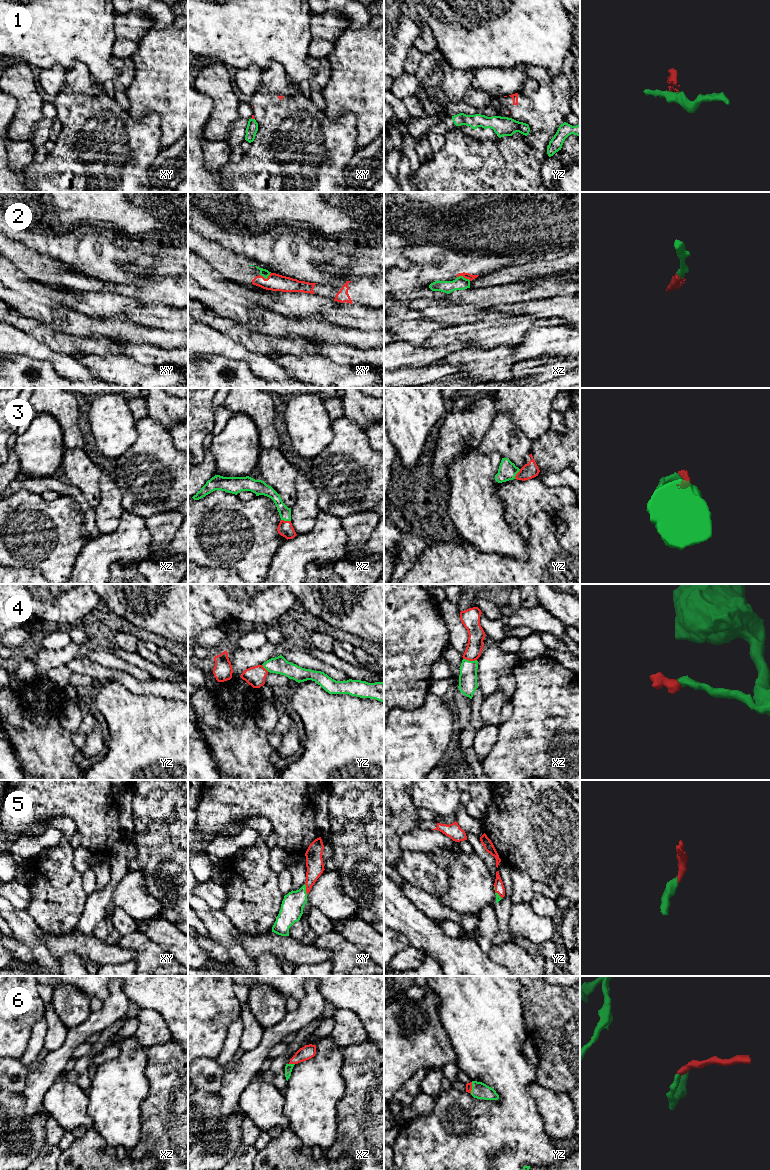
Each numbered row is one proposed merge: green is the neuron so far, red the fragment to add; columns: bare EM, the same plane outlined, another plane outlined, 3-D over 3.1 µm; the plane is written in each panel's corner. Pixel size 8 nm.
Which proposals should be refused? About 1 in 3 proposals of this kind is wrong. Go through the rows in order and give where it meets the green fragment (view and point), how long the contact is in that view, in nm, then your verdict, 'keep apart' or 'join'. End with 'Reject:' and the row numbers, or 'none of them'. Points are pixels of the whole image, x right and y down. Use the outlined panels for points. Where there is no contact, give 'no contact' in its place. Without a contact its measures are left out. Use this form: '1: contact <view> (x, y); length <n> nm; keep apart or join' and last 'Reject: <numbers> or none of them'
1: contact xy (253, 119); length 30 nm; keep apart
2: contact xz (463, 277); length 120 nm; join
3: contact xz (286, 520); length 80 nm; join
4: contact xz (470, 661); length 110 nm; join
5: contact xy (305, 889); length 90 nm; join
6: contact xz (292, 1064); length 50 nm; join
Reject: 1

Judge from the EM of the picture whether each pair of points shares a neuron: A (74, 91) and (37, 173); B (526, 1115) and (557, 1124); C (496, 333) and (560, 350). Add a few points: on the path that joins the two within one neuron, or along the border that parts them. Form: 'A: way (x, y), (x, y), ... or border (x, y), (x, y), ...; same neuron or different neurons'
A: way (74, 113), (74, 141), (59, 156); same neuron
B: border (532, 1099), (543, 1121), (543, 1128), (551, 1137); different neurons
C: border (541, 326), (531, 328), (517, 344); different neurons

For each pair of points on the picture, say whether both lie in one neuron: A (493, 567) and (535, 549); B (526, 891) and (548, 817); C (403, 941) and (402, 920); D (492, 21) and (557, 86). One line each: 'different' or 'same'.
A: same
B: different
C: different
D: different

